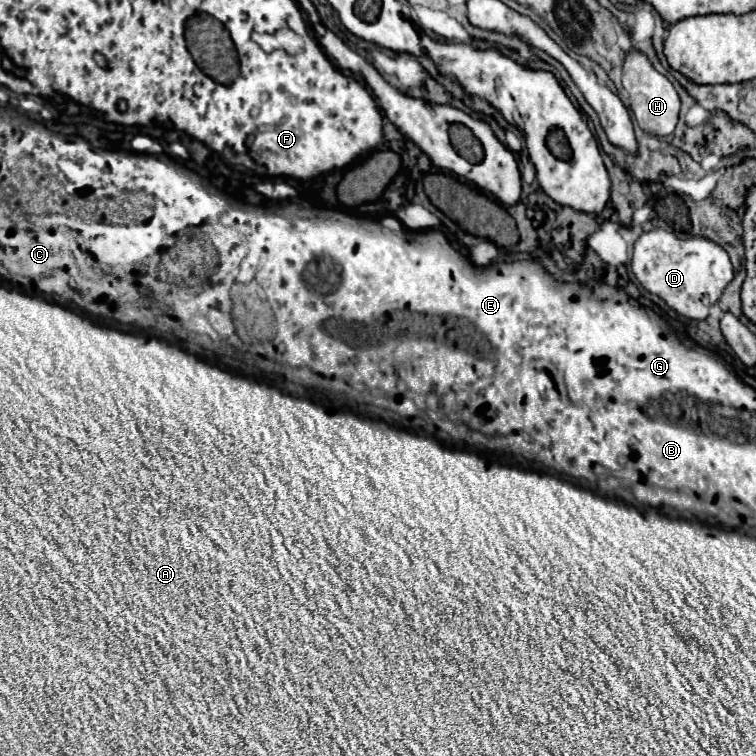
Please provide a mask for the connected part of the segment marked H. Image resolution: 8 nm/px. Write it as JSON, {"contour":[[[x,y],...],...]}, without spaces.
{"contour":[[[633,51],[627,55],[627,61],[623,65],[623,89],[629,93],[631,111],[637,119],[639,127],[645,133],[651,133],[657,137],[665,137],[665,135],[673,133],[673,129],[677,125],[677,117],[679,117],[679,107],[681,107],[679,95],[677,95],[675,87],[671,85],[671,81],[667,77],[663,77],[661,73],[657,73],[643,53]]]}

